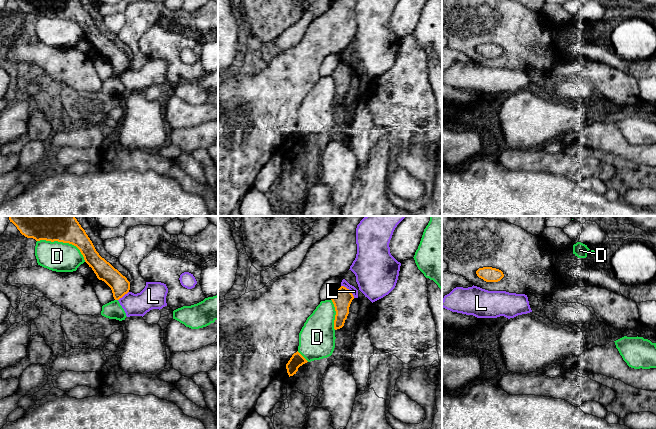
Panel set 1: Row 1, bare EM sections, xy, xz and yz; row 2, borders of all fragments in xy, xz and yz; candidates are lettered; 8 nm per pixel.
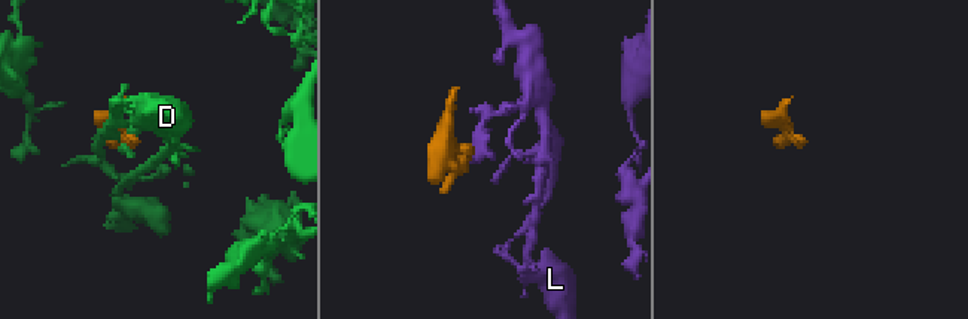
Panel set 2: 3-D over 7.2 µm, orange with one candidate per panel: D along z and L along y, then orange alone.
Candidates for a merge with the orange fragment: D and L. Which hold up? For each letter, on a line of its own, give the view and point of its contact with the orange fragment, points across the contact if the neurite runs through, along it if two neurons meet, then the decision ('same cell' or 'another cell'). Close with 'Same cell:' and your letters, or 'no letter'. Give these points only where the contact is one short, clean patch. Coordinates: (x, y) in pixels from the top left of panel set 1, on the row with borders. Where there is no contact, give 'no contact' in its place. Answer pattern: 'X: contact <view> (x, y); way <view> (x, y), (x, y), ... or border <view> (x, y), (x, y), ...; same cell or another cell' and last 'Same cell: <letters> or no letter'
D: contact xy (64, 242); another cell
L: contact xz (349, 290); border xz (341, 285), (345, 286), (354, 297); another cell
Same cell: no letter

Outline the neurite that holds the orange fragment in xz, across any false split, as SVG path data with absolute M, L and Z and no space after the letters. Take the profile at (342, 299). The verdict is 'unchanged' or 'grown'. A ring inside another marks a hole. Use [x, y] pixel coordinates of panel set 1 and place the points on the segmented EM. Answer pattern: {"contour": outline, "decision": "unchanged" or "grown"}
{"contour": "M341 286L331 298L336 311L334 320L335 330L344 326L345 320L349 314L349 307L353 299L354 296L351 291L344 286Z", "decision": "unchanged"}

